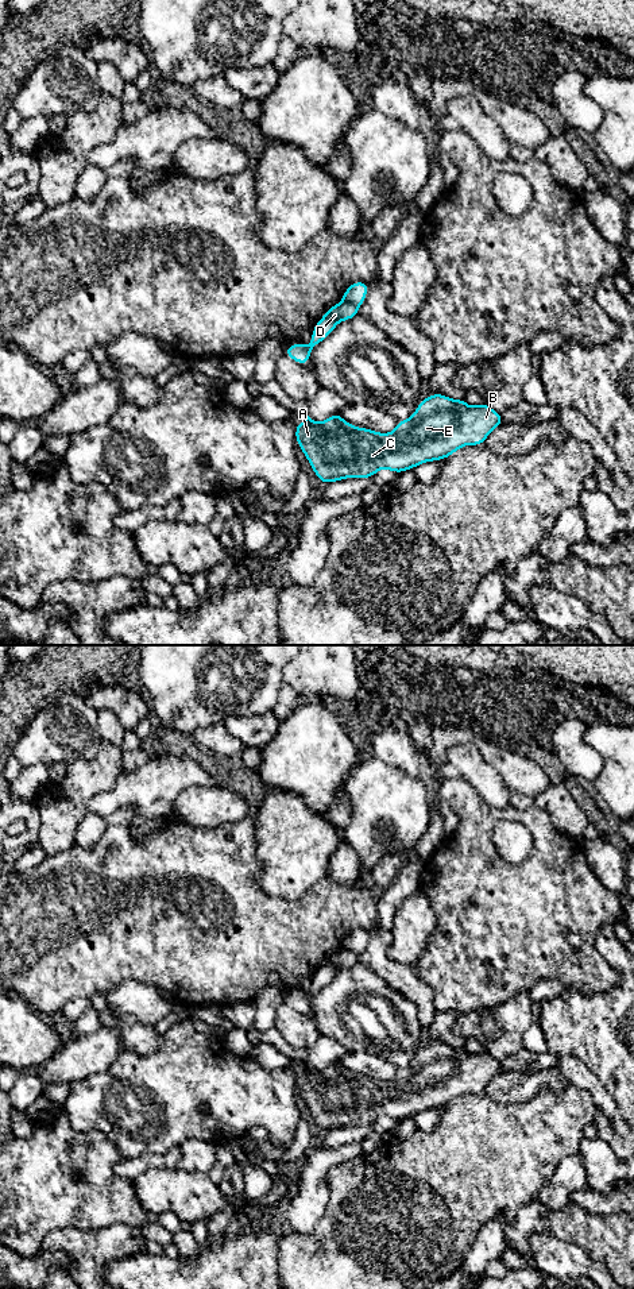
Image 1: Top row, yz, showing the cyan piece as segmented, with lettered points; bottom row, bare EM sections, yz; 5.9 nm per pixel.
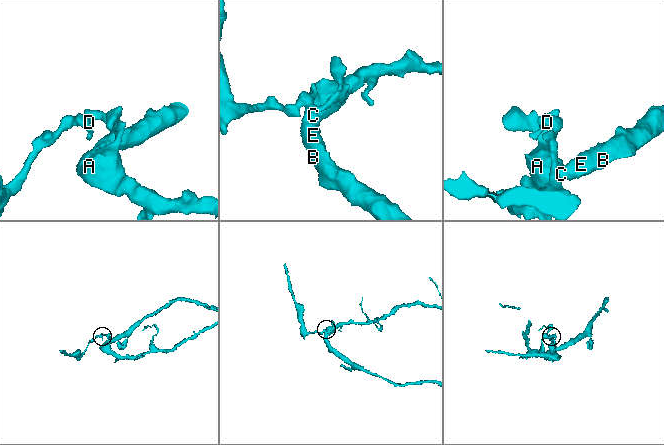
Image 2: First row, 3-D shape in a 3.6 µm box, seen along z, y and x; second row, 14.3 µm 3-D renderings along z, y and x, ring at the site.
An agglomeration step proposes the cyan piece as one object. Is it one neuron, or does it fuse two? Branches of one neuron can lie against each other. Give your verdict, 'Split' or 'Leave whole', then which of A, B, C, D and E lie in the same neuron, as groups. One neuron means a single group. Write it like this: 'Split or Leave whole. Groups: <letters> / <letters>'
Split. Groups: A B C E / D

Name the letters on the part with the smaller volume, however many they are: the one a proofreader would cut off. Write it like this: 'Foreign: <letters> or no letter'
Foreign: D

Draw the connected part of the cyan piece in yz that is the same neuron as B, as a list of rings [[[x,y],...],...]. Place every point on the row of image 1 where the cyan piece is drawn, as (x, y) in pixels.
[[[436,393],[418,404],[410,418],[398,420],[390,433],[353,427],[340,413],[324,422],[305,414],[305,421],[295,424],[295,441],[317,478],[328,485],[347,478],[371,478],[382,468],[401,474],[426,462],[444,460],[464,445],[484,444],[491,431],[503,422],[502,414],[484,402],[468,406],[464,398],[452,400]]]

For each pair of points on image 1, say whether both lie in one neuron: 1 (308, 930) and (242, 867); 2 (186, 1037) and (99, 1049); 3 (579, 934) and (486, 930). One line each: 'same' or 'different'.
1: same
2: different
3: same

